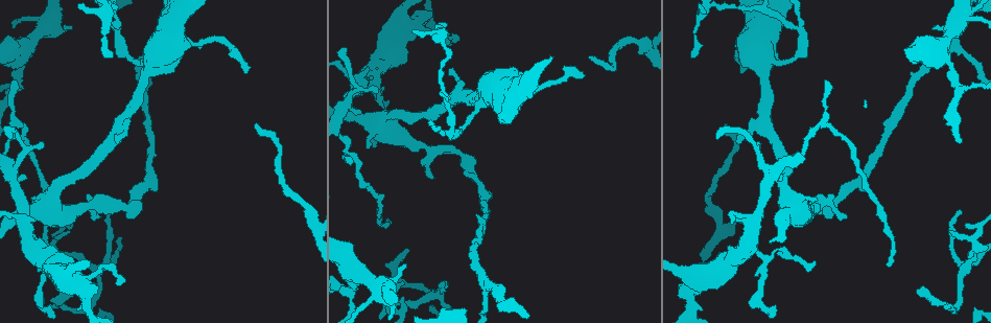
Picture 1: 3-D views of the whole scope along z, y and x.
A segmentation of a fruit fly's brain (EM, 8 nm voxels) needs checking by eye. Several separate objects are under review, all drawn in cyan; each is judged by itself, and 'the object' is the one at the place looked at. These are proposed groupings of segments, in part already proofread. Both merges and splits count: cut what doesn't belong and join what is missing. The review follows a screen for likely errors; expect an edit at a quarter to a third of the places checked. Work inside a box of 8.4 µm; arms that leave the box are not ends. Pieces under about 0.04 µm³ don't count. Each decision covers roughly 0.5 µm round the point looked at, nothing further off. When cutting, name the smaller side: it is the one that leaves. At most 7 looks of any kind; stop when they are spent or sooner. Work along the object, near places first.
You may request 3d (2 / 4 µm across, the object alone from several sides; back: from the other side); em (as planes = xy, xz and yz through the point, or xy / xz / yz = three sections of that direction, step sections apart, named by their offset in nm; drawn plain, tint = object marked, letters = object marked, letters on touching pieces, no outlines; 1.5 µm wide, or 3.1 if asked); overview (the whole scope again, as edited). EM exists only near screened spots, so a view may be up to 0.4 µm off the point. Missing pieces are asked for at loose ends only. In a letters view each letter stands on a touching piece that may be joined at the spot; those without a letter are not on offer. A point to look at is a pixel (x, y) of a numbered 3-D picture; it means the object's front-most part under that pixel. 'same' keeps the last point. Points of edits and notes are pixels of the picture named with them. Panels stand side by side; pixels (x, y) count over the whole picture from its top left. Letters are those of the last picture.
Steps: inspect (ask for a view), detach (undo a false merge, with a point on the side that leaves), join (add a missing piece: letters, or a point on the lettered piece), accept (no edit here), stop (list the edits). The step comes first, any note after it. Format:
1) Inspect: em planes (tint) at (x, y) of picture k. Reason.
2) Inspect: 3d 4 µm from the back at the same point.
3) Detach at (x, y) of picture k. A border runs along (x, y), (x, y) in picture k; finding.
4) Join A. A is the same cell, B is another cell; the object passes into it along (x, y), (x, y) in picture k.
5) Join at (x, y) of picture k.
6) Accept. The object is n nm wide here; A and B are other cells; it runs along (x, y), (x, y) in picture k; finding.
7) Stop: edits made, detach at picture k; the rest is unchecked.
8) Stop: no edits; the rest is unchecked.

Inspect: em planes (letters) at (693, 57) of picture 1. An open end.

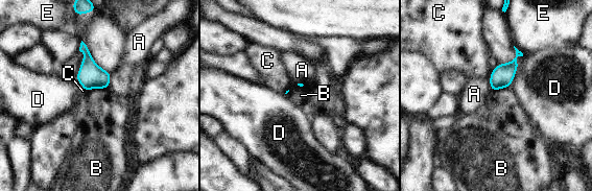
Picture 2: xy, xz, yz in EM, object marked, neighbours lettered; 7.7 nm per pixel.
Accept. The longest contact is with D, 200 nm; A, B, C, D and E are other cells; none of them fits.

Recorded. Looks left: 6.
Inspect: em planes (letters) at (257, 123) of picture 1. Tapers out.

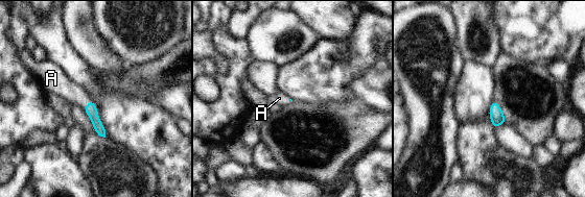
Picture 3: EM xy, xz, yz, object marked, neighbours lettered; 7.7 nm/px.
Join A. A is the same cell; the object passes into it along (91, 109), (88, 103), (62, 85) in picture 3; it goes on there.

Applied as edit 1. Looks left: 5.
Inspect: em planes (letters) at (718, 138) of picture 1. Branch stops here.

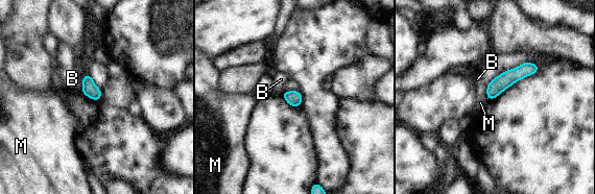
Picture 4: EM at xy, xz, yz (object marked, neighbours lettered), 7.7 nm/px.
Accept. The longest contact is with B, 140 nm; B and M are other cells; it runs along (536, 68), (506, 78), (489, 95) in picture 4; none of them fits.

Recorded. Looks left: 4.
Stop: edits made, join at picture 3; the rest is unchecked.

